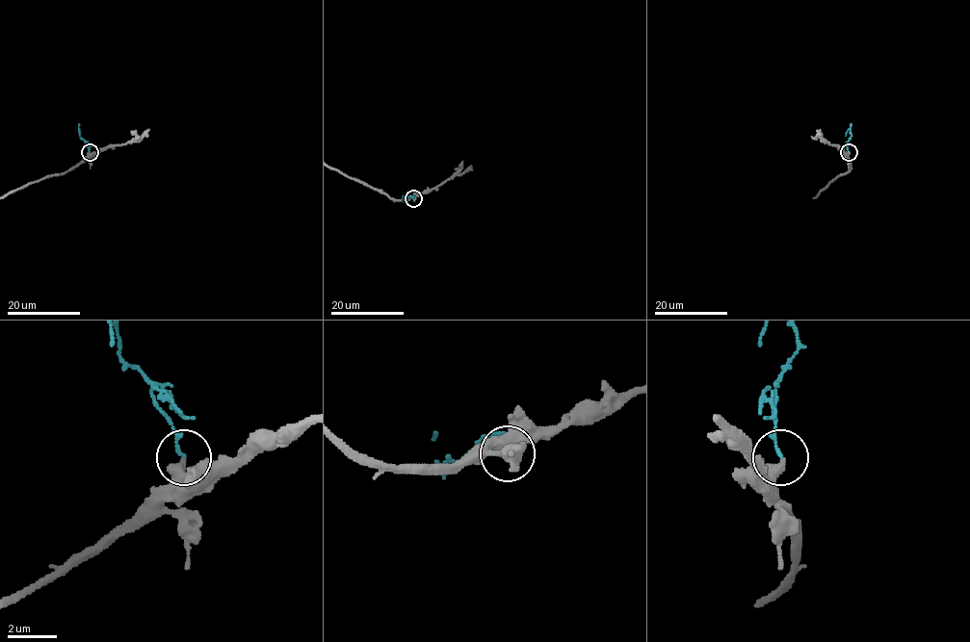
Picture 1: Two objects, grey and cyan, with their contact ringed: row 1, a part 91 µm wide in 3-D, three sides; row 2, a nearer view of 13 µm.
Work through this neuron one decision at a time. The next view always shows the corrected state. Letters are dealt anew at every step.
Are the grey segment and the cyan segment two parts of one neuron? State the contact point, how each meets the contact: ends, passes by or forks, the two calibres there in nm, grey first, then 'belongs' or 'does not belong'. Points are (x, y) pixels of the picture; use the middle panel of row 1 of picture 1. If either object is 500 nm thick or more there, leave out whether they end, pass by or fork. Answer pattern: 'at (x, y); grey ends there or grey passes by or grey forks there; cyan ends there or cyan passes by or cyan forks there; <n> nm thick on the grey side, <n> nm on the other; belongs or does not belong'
at (413, 198); grey ends there; cyan ends there; 420 nm thick on the grey side, 110 nm on the other; does not belong

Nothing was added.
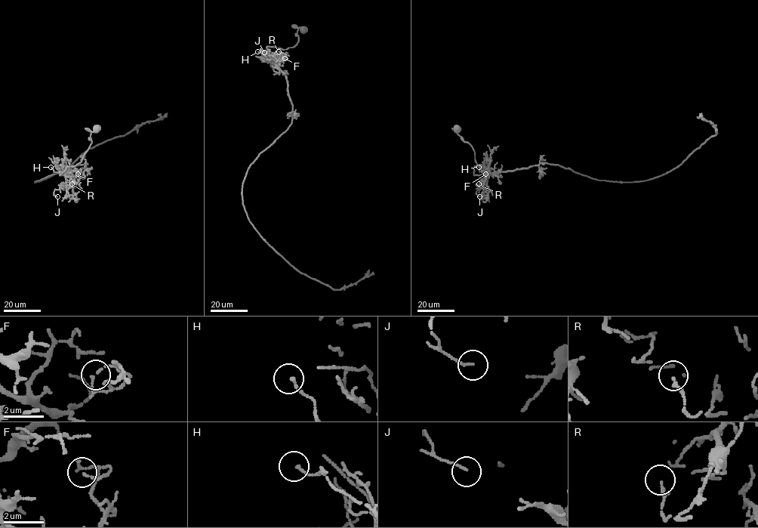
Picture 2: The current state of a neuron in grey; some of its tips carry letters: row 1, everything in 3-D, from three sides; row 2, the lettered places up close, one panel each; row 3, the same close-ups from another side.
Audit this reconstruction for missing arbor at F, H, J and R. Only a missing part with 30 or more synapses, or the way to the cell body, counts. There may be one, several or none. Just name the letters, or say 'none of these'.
none of these

